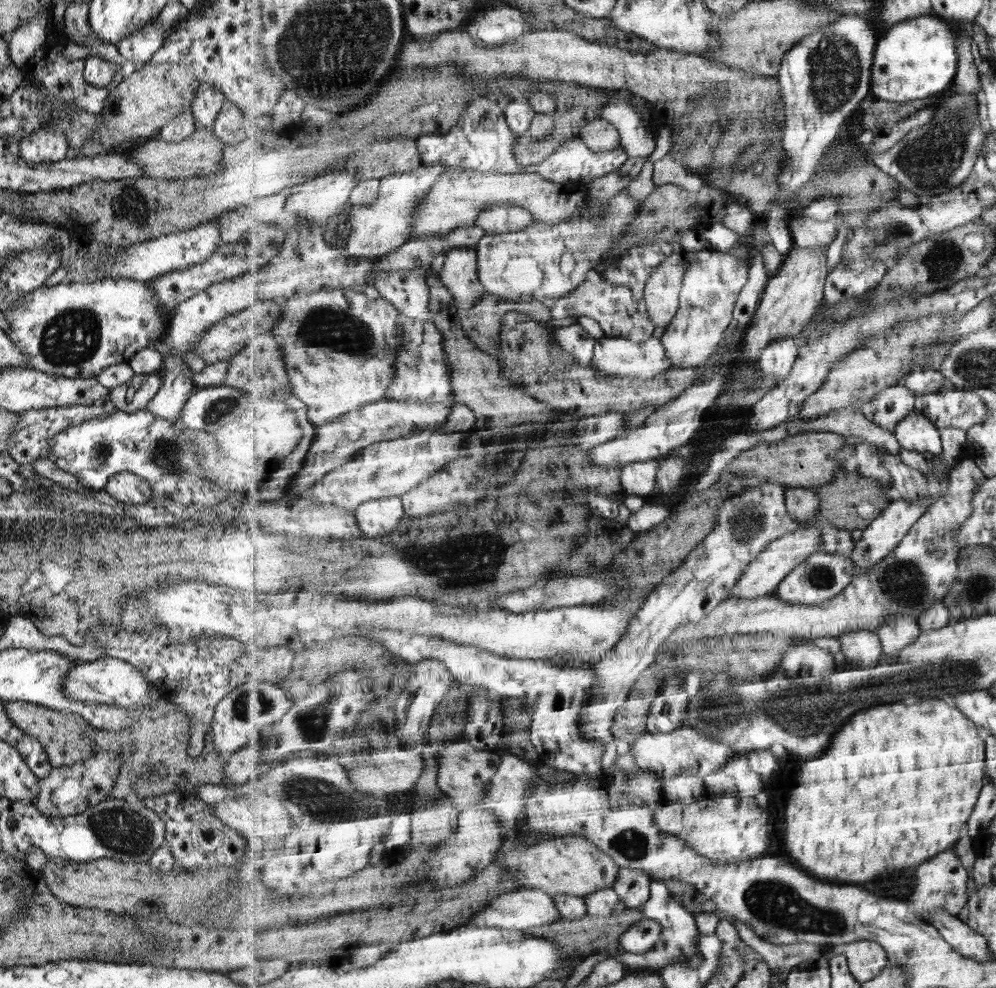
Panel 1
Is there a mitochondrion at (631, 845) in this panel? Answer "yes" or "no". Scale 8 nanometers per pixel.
yes

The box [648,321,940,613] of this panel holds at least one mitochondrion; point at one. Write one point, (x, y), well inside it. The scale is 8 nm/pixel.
(906, 581)

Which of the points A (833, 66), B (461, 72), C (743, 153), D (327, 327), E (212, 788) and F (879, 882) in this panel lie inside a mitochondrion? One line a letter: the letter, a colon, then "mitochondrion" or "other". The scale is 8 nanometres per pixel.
A: mitochondrion
B: other
C: mitochondrion
D: mitochondrion
E: other
F: other

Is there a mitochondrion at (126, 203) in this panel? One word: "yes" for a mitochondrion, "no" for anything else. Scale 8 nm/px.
yes

